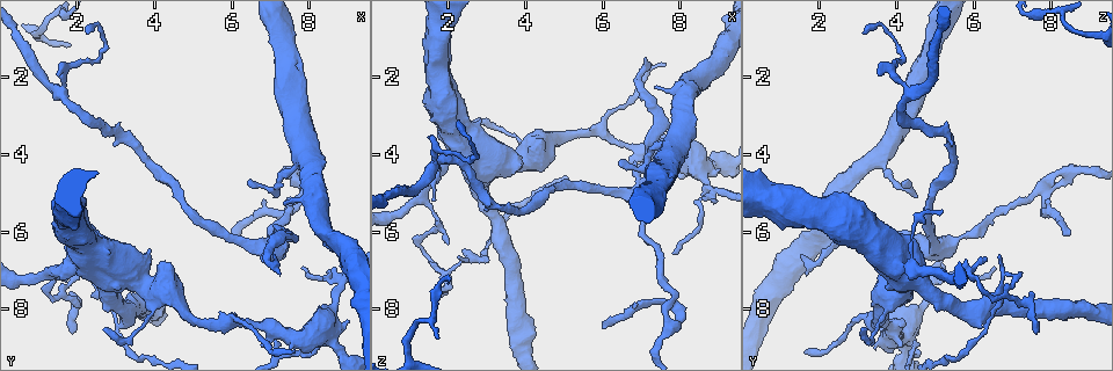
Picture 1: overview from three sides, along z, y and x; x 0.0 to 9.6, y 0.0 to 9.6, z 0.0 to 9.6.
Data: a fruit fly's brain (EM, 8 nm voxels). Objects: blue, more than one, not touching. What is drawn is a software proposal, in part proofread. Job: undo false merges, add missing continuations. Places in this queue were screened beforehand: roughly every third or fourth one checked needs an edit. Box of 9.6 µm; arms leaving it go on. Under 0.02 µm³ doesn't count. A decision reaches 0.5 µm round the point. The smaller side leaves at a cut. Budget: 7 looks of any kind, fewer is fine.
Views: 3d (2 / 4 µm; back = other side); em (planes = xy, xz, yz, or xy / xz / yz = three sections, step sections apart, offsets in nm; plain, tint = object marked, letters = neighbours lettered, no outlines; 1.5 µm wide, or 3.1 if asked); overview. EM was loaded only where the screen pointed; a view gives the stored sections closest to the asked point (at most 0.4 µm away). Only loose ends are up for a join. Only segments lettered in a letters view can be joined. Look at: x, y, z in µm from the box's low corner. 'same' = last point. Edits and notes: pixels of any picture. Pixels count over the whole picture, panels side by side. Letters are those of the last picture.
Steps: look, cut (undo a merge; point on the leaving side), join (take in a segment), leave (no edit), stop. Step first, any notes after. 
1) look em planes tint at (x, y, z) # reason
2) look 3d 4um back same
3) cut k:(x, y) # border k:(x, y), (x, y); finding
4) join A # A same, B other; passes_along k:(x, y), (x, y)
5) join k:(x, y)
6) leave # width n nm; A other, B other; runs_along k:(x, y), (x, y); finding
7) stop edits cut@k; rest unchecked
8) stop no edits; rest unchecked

look 3d 4um at (7.35, 5.30, 2.25) # free end

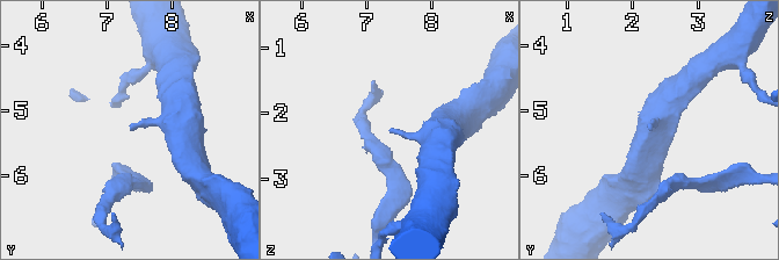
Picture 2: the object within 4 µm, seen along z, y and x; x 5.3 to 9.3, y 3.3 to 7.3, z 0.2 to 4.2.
look em planes letters at (7.40, 5.30, 2.25)

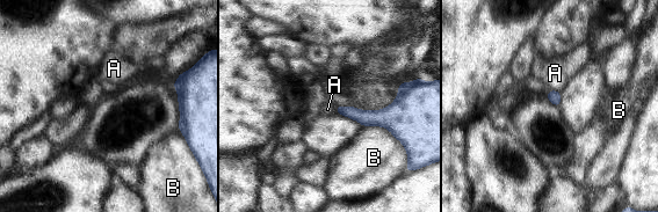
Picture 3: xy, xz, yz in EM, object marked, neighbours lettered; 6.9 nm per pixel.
leave # A other, B other; runs_along 3:(397, 102), (384, 116), (340, 110); none of them fits

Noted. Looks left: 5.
look em xz step 4 tint at (1.50, 7.70, 6.70) # abrupt turn

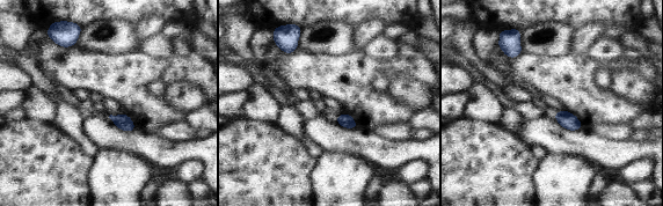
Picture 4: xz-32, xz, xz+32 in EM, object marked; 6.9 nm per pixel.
look em planes letters same # another direction

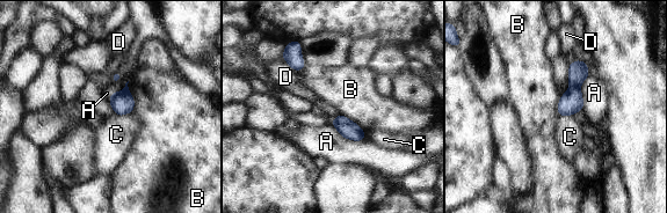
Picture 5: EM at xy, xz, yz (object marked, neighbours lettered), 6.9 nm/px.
cut 5:(578, 72) # width 120 nm; A other, B other, C other, D other; border 5:(570, 86), (578, 87); two neurons meet here

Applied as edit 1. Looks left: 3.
look em planes letters at (1.60, 5.40, 5.20) # thin end

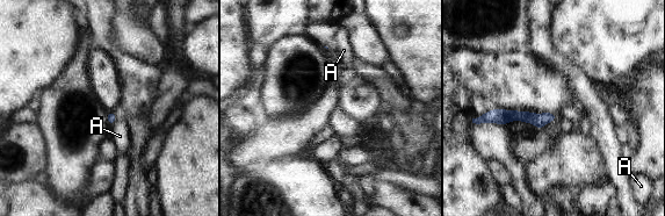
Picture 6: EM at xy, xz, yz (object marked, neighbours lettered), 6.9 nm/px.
leave # A other; border 6:(115, 113), (115, 121), (111, 124); no lettered segment goes on from it

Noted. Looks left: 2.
stop edits cut@5; rest unchecked

